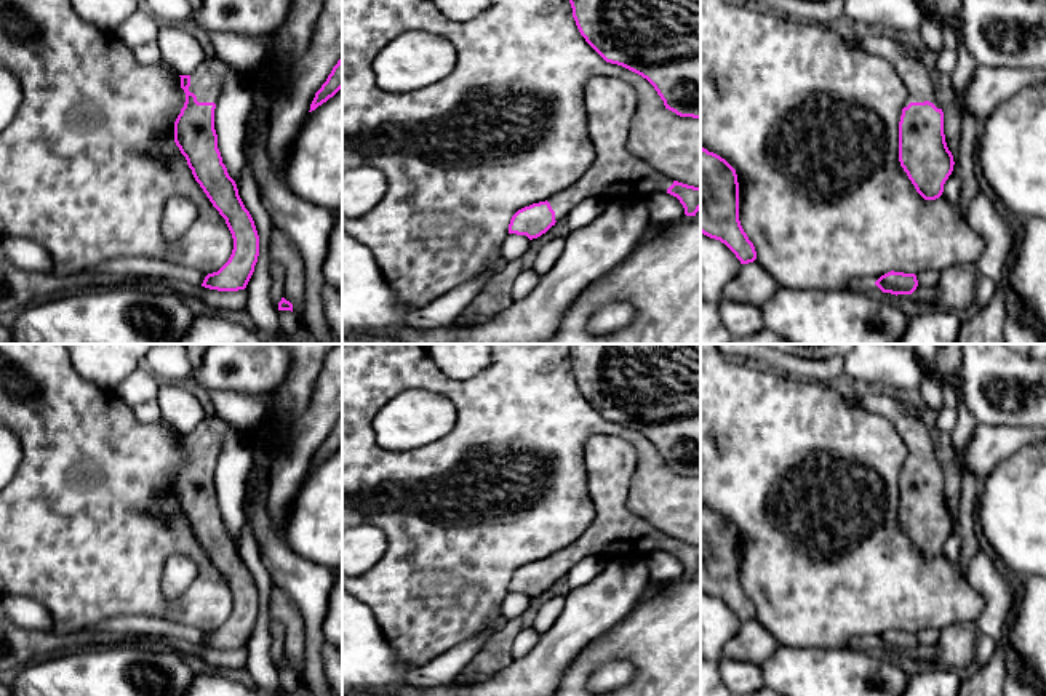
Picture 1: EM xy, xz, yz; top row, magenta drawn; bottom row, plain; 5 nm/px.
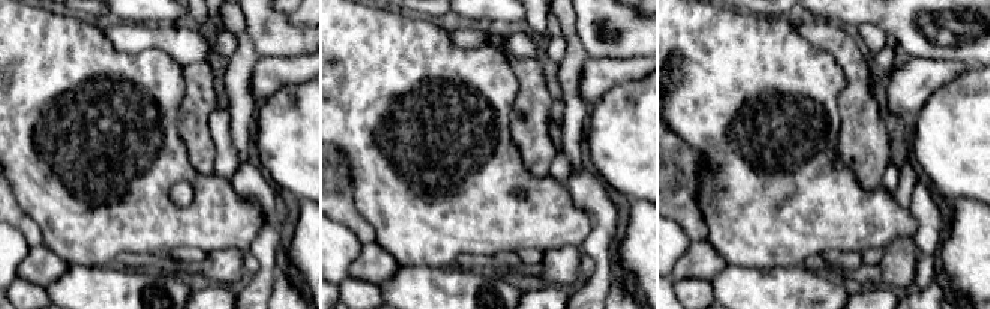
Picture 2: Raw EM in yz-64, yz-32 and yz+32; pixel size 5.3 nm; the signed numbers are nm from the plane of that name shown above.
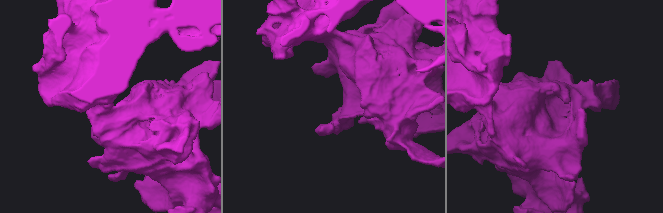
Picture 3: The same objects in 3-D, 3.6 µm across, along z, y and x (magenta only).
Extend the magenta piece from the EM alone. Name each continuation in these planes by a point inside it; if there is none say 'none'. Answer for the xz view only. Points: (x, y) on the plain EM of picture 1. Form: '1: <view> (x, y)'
1: xz (610, 461)

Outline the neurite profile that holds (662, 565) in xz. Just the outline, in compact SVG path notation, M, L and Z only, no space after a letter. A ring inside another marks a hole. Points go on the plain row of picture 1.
M654 550L645 560L653 584L678 579L685 574L680 558L667 550Z

